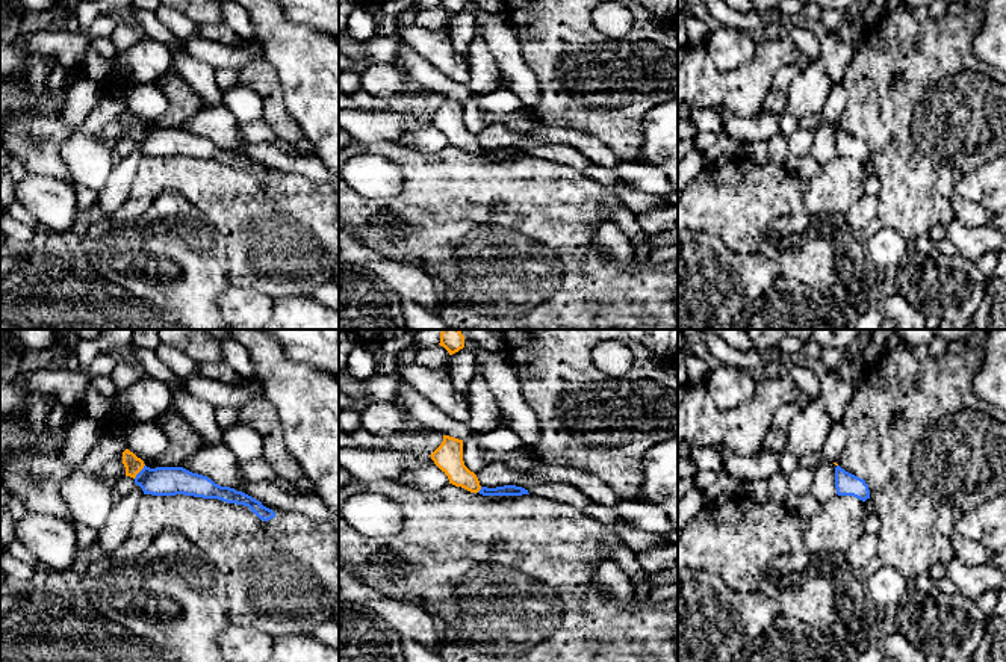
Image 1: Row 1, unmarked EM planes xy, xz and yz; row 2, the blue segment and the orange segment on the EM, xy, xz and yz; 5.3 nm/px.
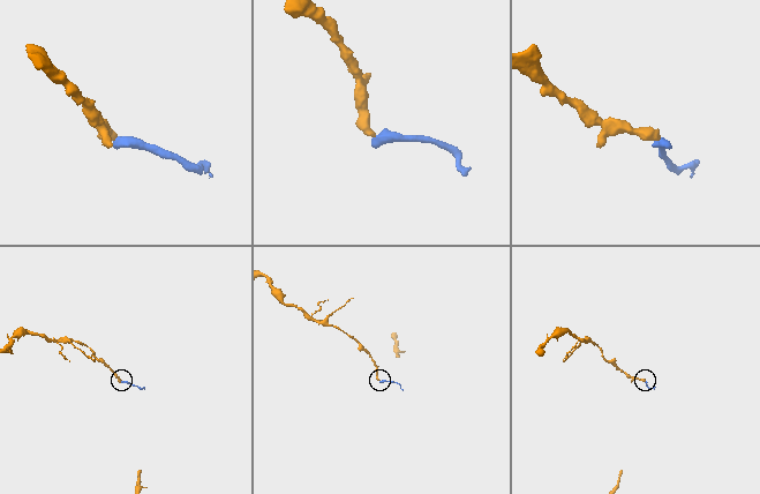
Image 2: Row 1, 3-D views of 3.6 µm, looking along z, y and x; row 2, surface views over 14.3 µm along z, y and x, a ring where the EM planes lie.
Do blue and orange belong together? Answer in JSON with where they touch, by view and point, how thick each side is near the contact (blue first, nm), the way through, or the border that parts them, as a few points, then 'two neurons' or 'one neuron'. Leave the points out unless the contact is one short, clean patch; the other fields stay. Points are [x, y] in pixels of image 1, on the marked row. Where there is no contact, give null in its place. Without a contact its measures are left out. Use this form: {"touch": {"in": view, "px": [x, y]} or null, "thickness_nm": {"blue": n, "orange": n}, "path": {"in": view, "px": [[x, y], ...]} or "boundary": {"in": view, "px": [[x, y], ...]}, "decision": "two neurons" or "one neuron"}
{"touch": {"in": "xy", "px": [139, 472]}, "thickness_nm": {"blue": 160, "orange": 90}, "path": {"in": "xy", "px": [[162, 481], [152, 481], [139, 472], [133, 464]]}, "decision": "one neuron"}

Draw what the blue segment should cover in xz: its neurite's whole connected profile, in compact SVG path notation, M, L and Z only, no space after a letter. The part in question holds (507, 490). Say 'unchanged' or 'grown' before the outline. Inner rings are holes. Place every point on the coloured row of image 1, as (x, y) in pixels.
grown | M443 435L442 444L430 455L434 464L448 476L449 484L483 496L522 496L528 490L516 485L496 488L481 487L477 475L463 461L463 440Z

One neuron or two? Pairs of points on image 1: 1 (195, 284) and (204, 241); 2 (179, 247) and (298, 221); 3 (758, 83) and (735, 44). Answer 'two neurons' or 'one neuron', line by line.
1: one neuron
2: two neurons
3: two neurons

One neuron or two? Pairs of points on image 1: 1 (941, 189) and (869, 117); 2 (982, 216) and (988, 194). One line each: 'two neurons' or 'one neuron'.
1: one neuron
2: two neurons

